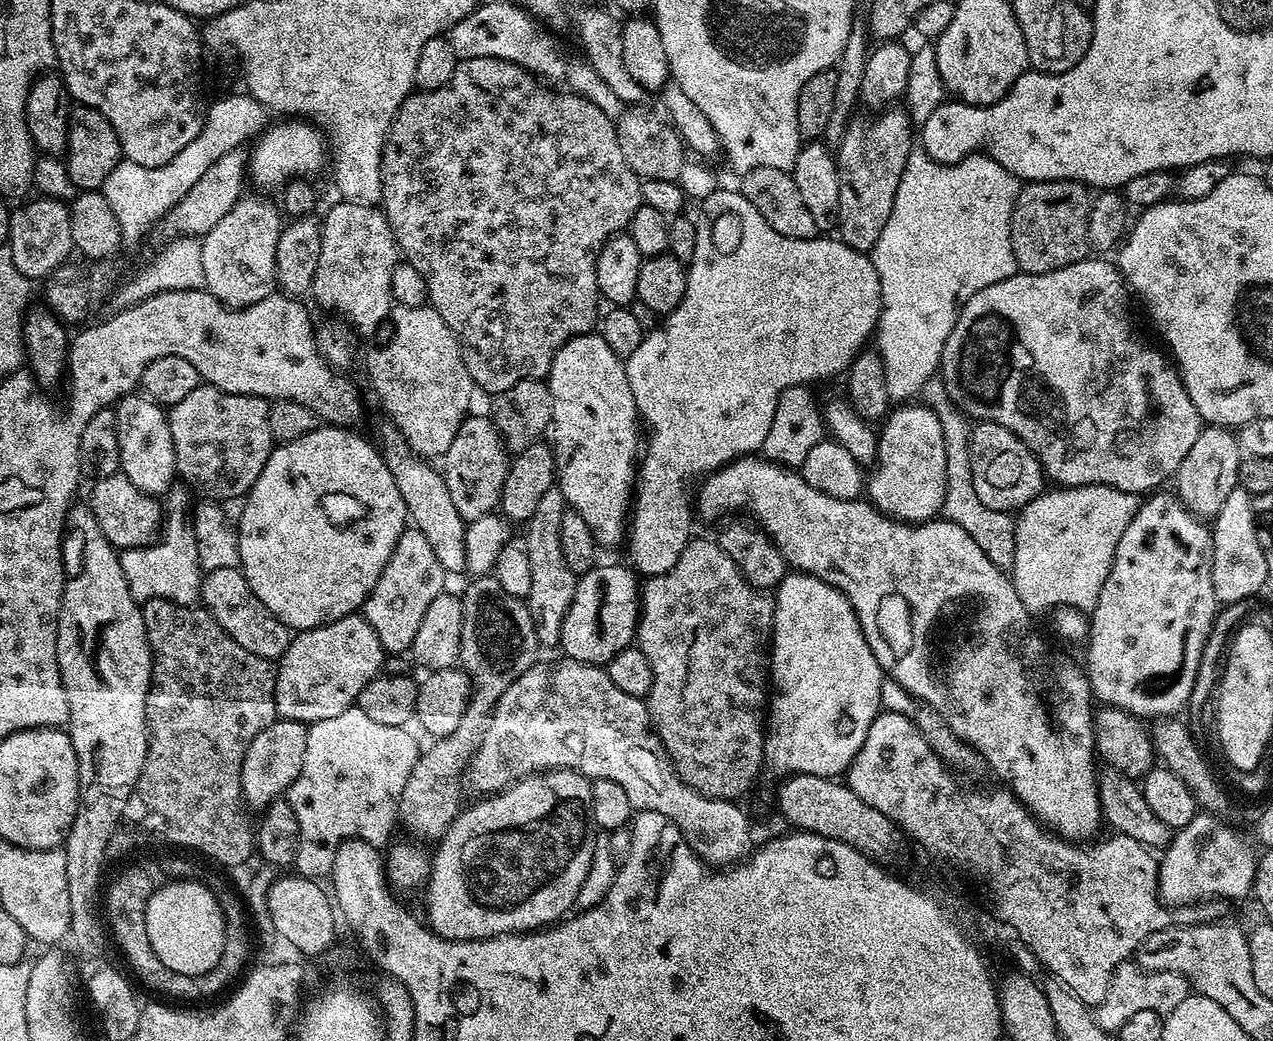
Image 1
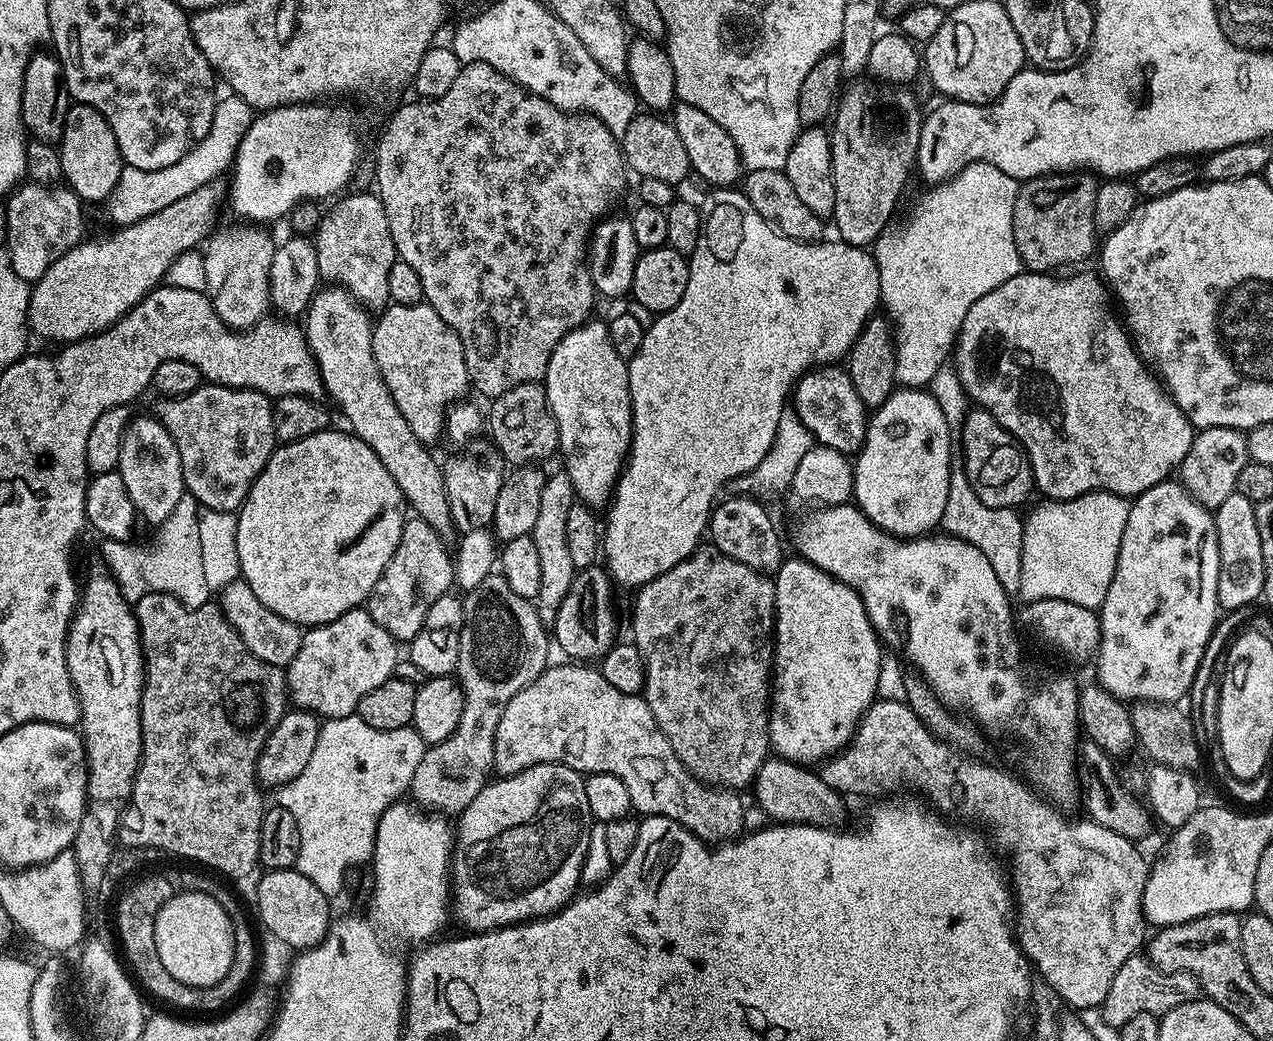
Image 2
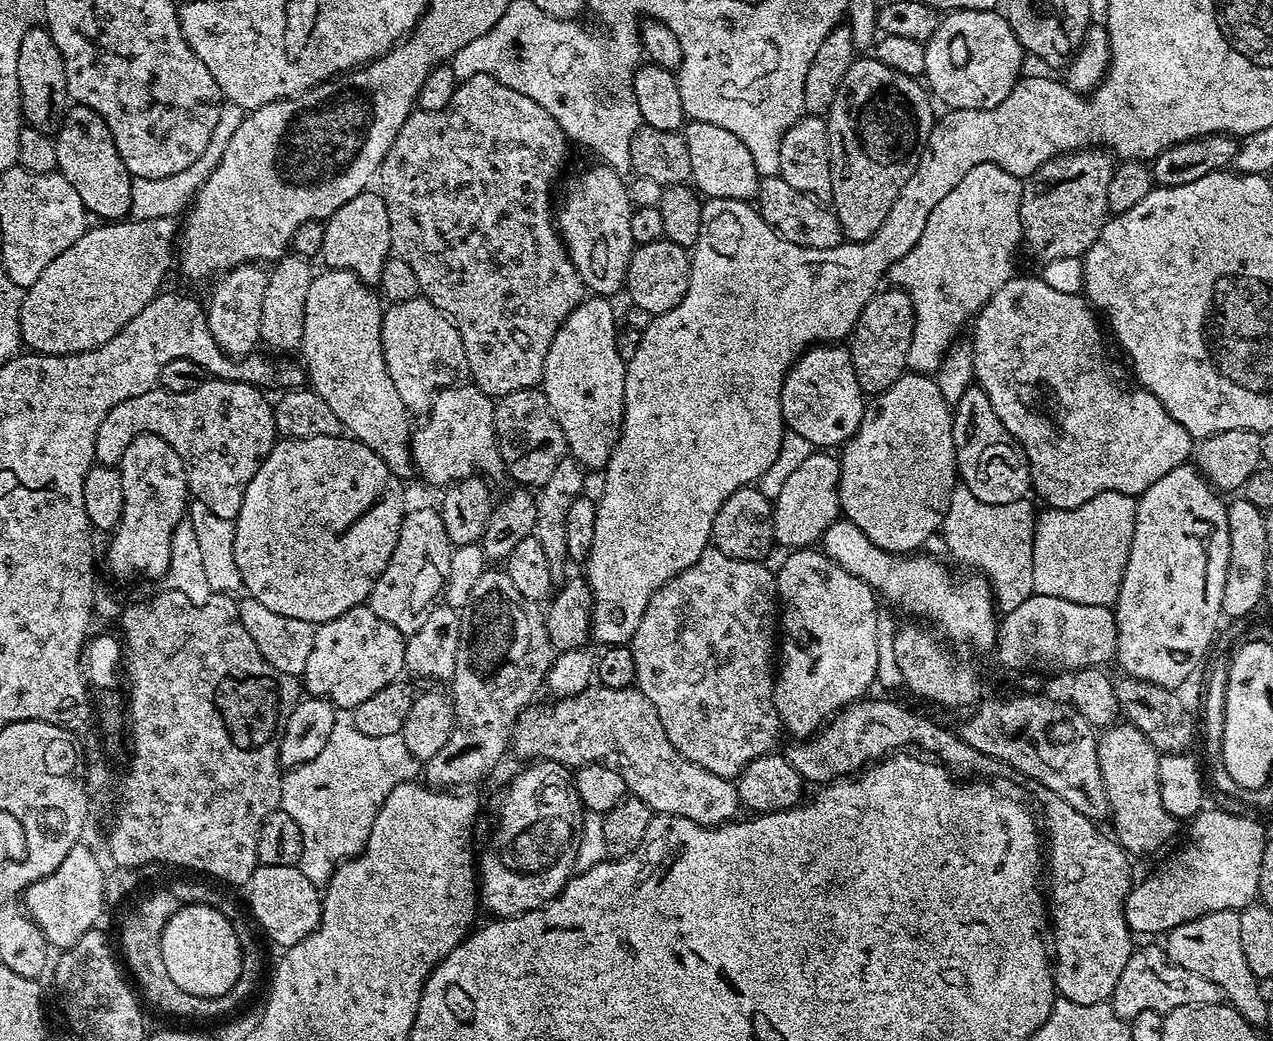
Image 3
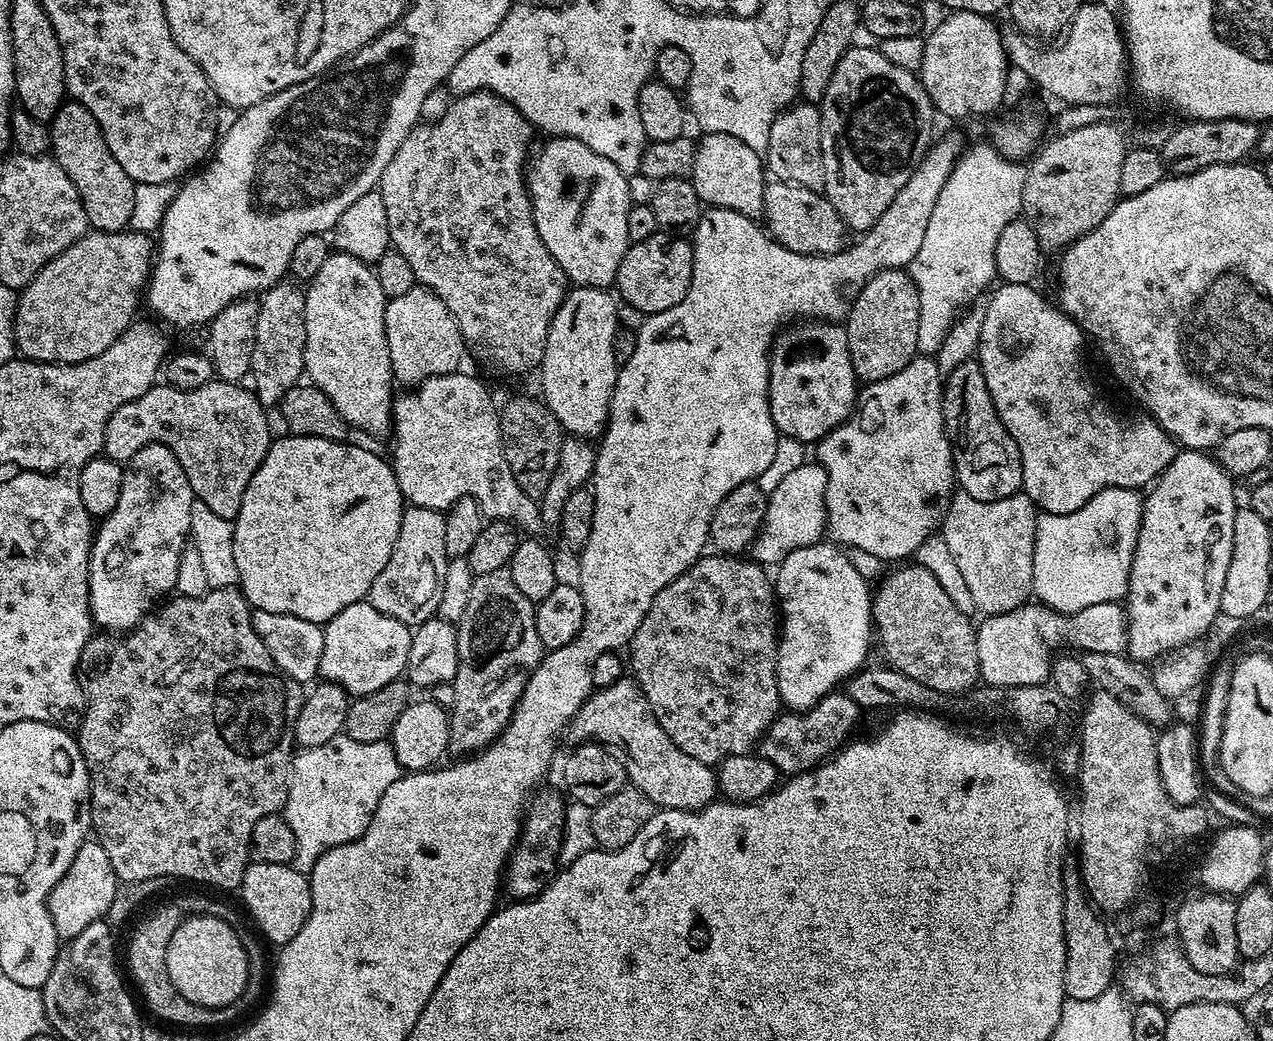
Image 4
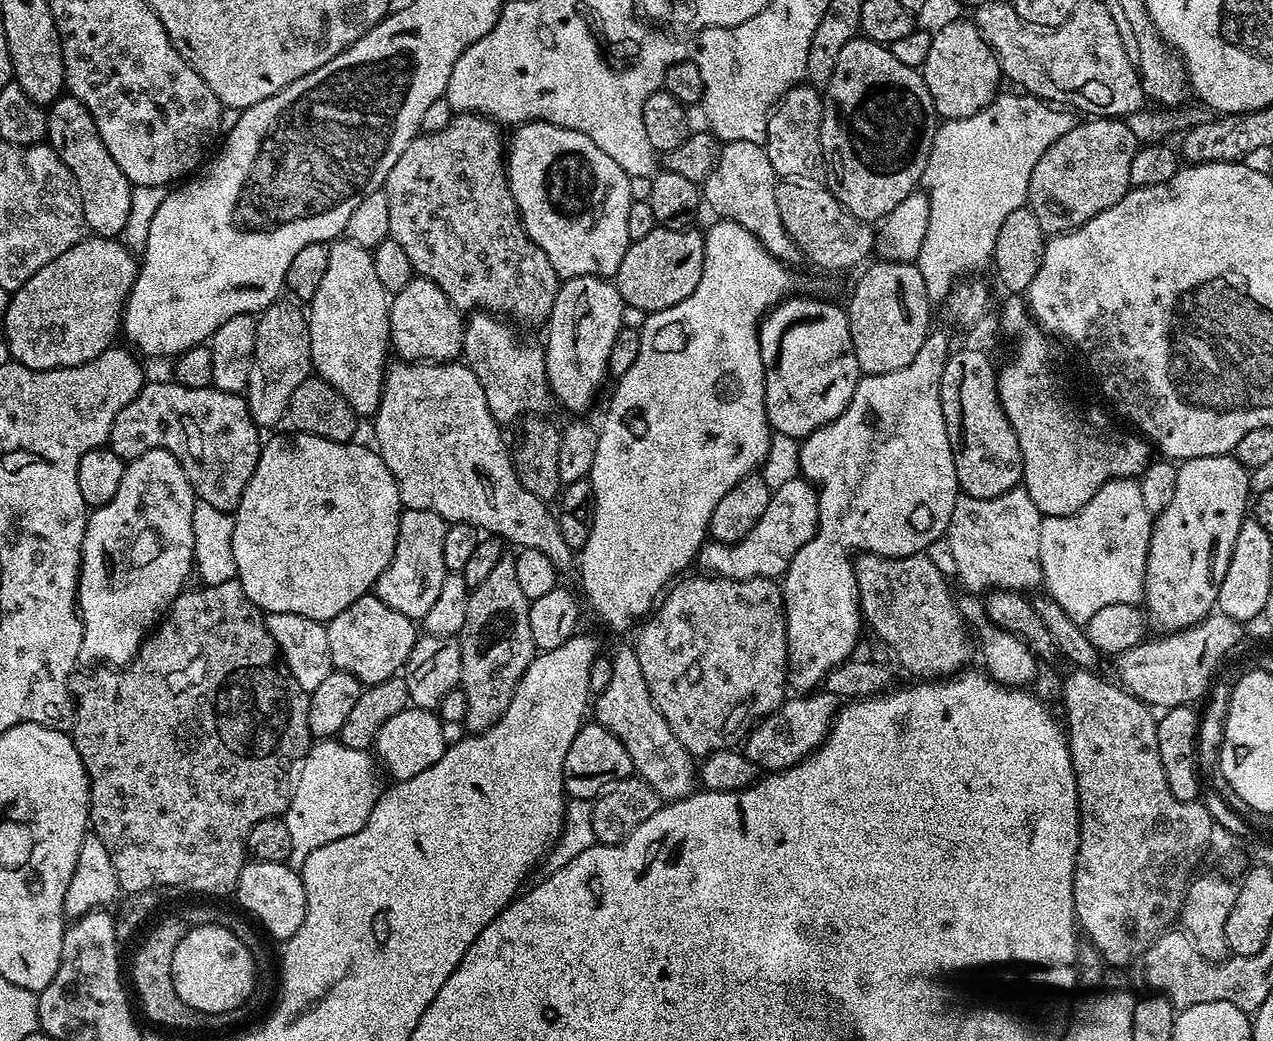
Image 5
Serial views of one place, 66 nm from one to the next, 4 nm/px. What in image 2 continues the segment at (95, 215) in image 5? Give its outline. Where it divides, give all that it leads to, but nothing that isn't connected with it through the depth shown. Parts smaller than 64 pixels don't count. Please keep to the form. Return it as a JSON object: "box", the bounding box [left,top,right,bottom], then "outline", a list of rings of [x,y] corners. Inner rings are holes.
{"box":[58,103,126,201],"outline":[[[73,103],[66,114],[62,138],[58,145],[62,158],[63,183],[71,188],[81,201],[107,201],[116,190],[122,172],[126,167],[118,150],[118,138],[110,130],[110,122],[94,110],[94,106]]]}

